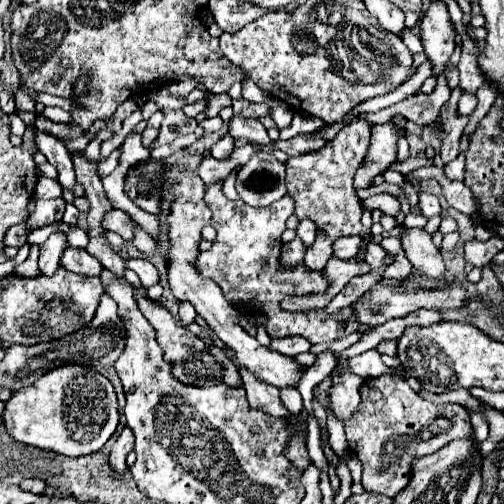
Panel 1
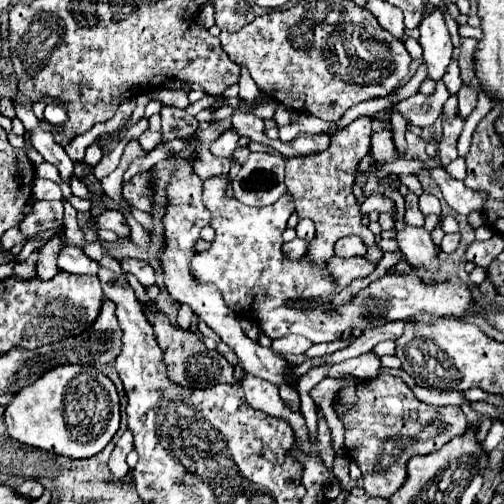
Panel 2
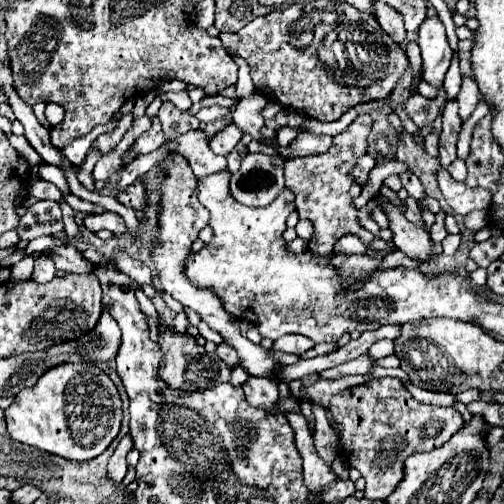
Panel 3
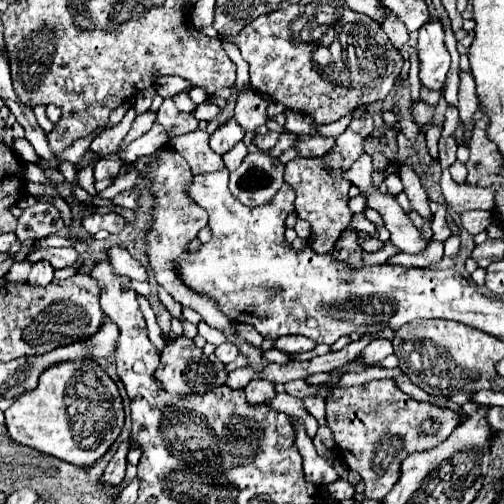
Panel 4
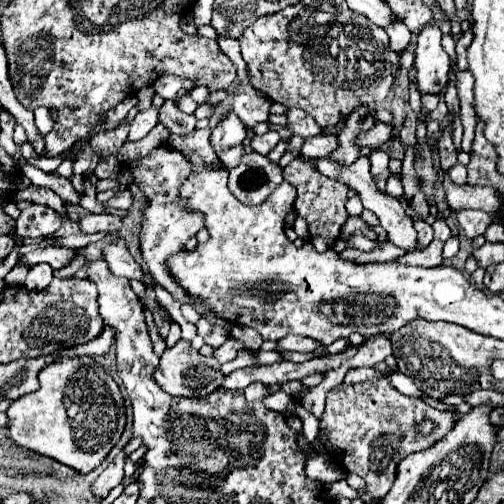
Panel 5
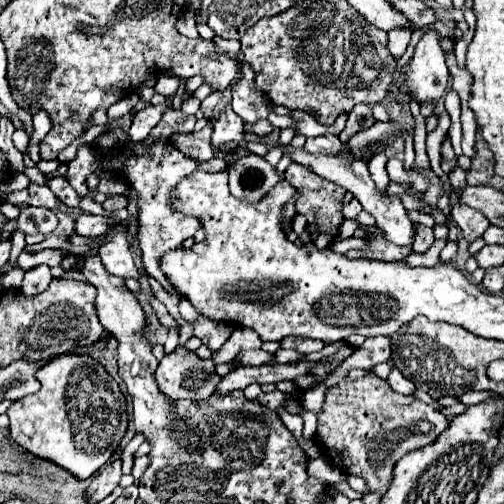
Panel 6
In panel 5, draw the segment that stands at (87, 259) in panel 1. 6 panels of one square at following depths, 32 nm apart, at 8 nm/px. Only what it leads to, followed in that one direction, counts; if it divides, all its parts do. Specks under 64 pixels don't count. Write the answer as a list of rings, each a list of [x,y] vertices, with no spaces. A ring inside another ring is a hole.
[[[46,246],[46,248],[36,248],[30,252],[22,254],[22,262],[26,266],[34,266],[40,262],[50,264],[52,268],[64,268],[68,264],[72,264],[76,258],[76,250],[72,248],[56,248],[56,246]]]

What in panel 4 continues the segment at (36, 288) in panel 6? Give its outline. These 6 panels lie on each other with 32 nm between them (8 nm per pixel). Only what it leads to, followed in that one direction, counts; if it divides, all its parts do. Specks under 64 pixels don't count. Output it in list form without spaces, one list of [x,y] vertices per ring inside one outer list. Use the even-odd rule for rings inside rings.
[[[40,260],[38,264],[34,264],[34,268],[32,268],[30,276],[28,276],[28,282],[36,284],[36,286],[50,284],[52,280],[54,280],[54,266],[48,260]]]

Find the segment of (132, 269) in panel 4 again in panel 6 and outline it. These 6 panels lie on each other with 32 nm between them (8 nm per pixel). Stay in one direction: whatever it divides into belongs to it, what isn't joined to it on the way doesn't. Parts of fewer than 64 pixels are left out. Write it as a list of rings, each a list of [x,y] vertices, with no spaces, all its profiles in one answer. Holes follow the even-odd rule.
[[[114,234],[110,242],[106,242],[100,248],[100,260],[106,264],[108,272],[112,272],[114,276],[120,278],[140,278],[142,272],[140,268],[134,264],[134,258],[130,254],[130,248],[126,246],[126,238],[122,234]]]

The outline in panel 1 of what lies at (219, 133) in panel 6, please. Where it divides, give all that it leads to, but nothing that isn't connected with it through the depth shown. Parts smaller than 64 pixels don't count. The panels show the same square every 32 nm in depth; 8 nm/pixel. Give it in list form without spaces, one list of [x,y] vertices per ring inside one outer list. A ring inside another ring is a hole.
[[[226,134],[224,138],[220,138],[220,140],[210,148],[210,154],[212,154],[216,160],[226,160],[226,158],[230,158],[232,150],[234,150],[234,140],[232,140],[232,136]]]

